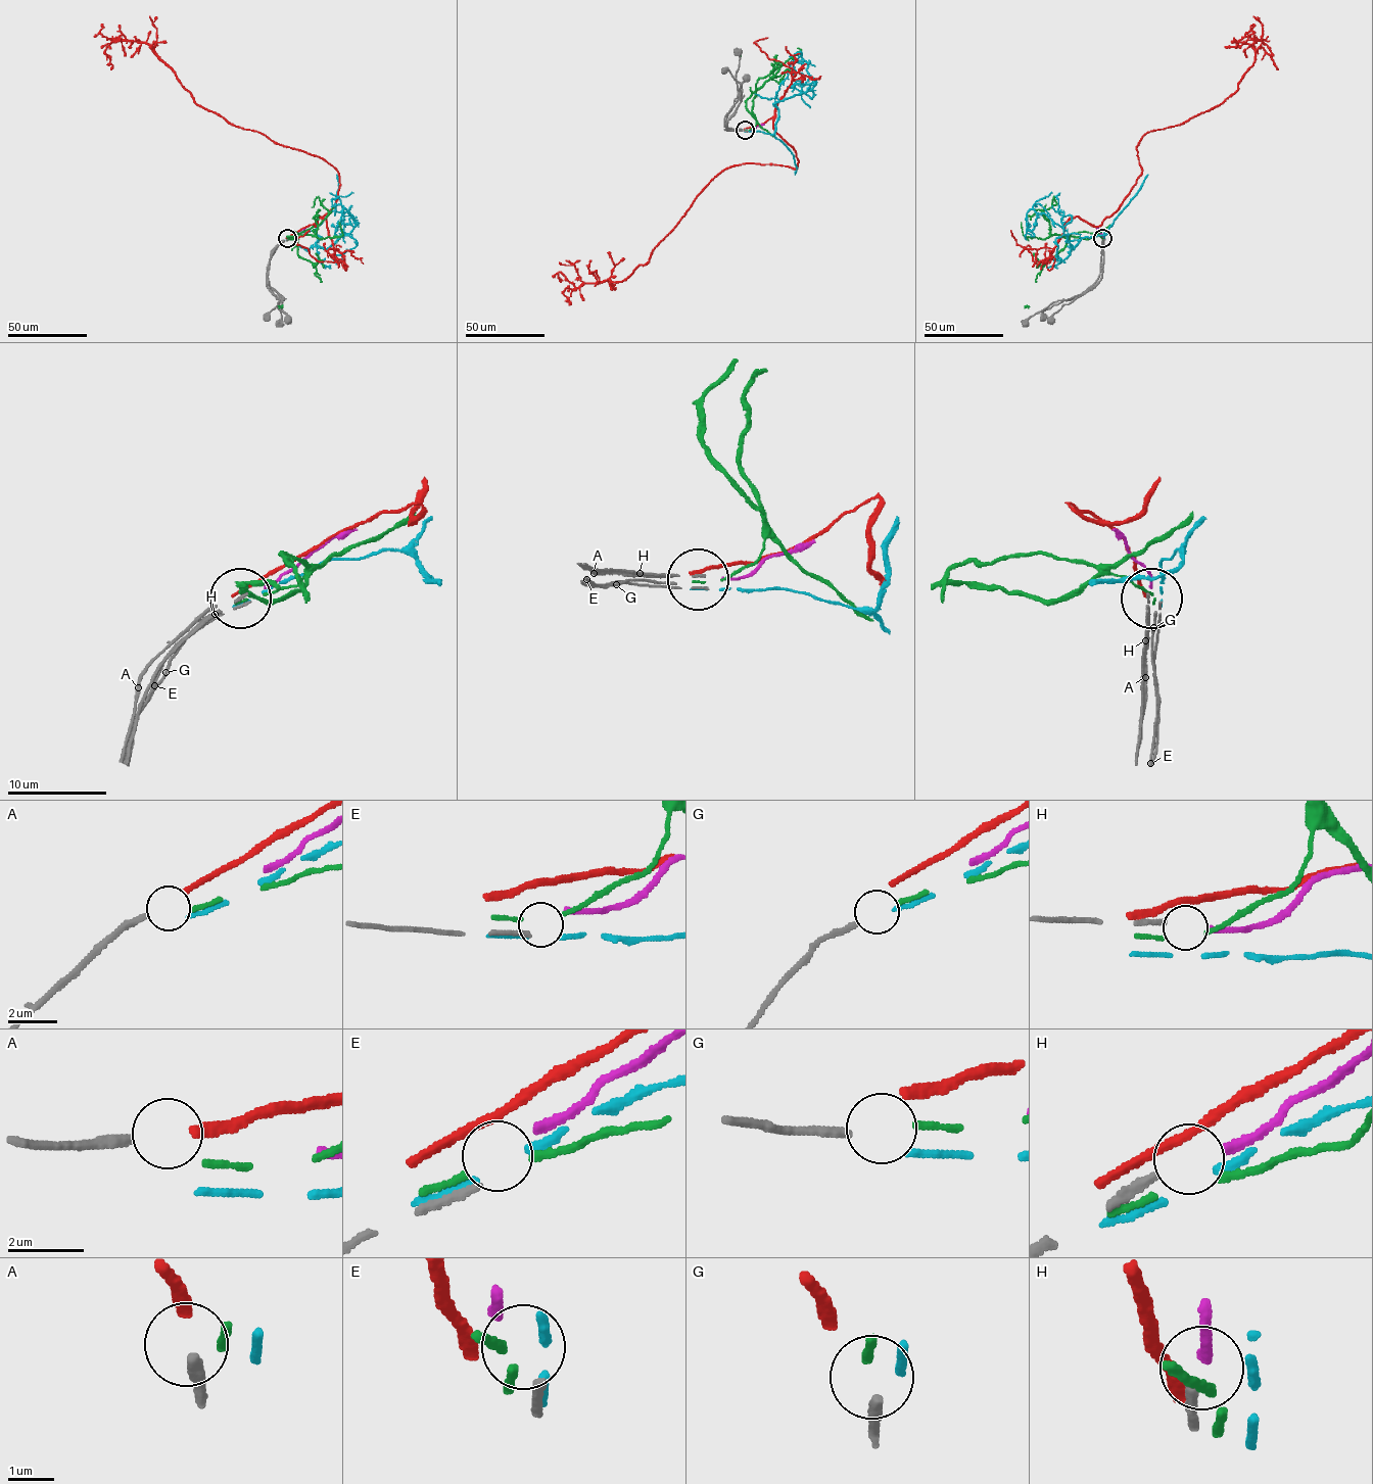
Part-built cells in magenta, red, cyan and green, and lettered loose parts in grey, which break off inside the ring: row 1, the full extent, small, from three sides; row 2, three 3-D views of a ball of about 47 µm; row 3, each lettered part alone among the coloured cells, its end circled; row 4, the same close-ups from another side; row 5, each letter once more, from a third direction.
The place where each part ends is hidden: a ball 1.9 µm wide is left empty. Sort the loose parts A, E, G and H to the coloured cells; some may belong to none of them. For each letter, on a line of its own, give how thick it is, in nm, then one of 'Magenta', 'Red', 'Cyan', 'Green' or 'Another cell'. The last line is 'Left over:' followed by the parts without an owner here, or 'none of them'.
A: Thickness 280 nm. Red
E: Thickness 200 nm. Another cell
G: Thickness 240 nm. Another cell
H: Thickness 220 nm. Magenta
Left over: E, G

